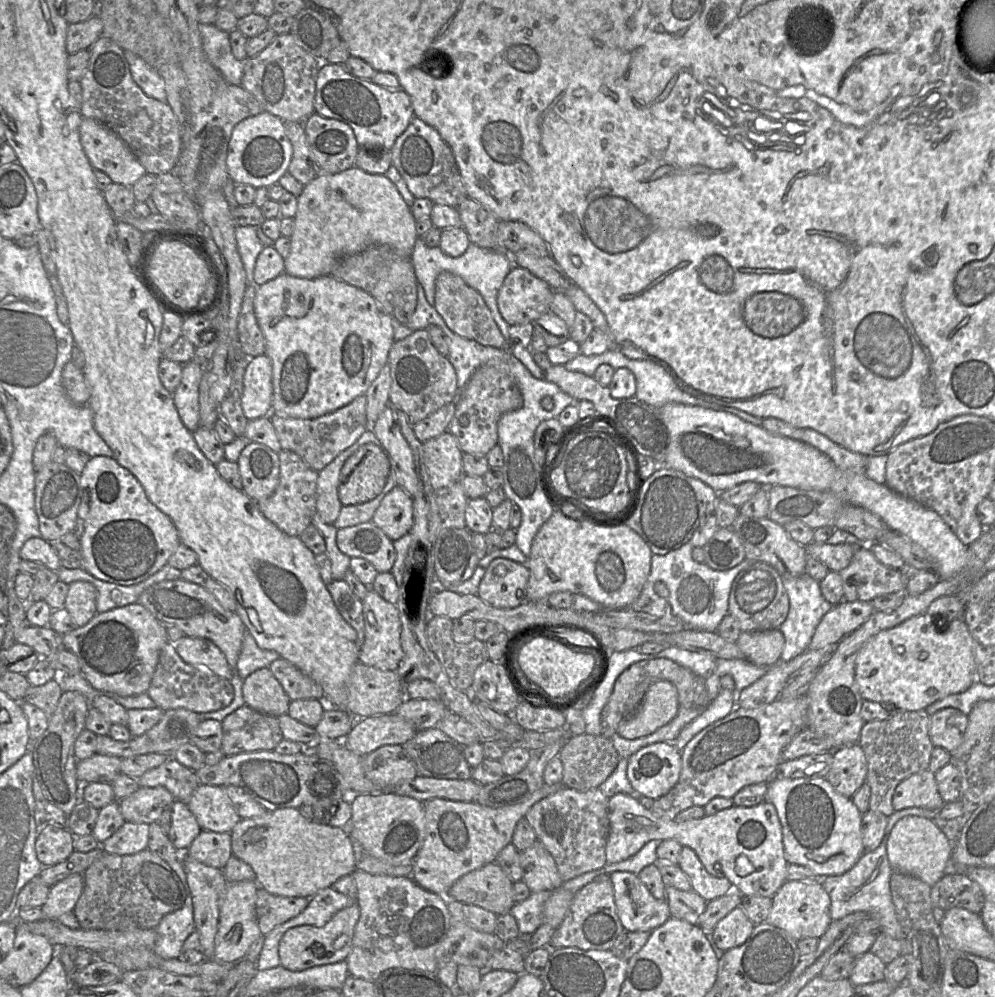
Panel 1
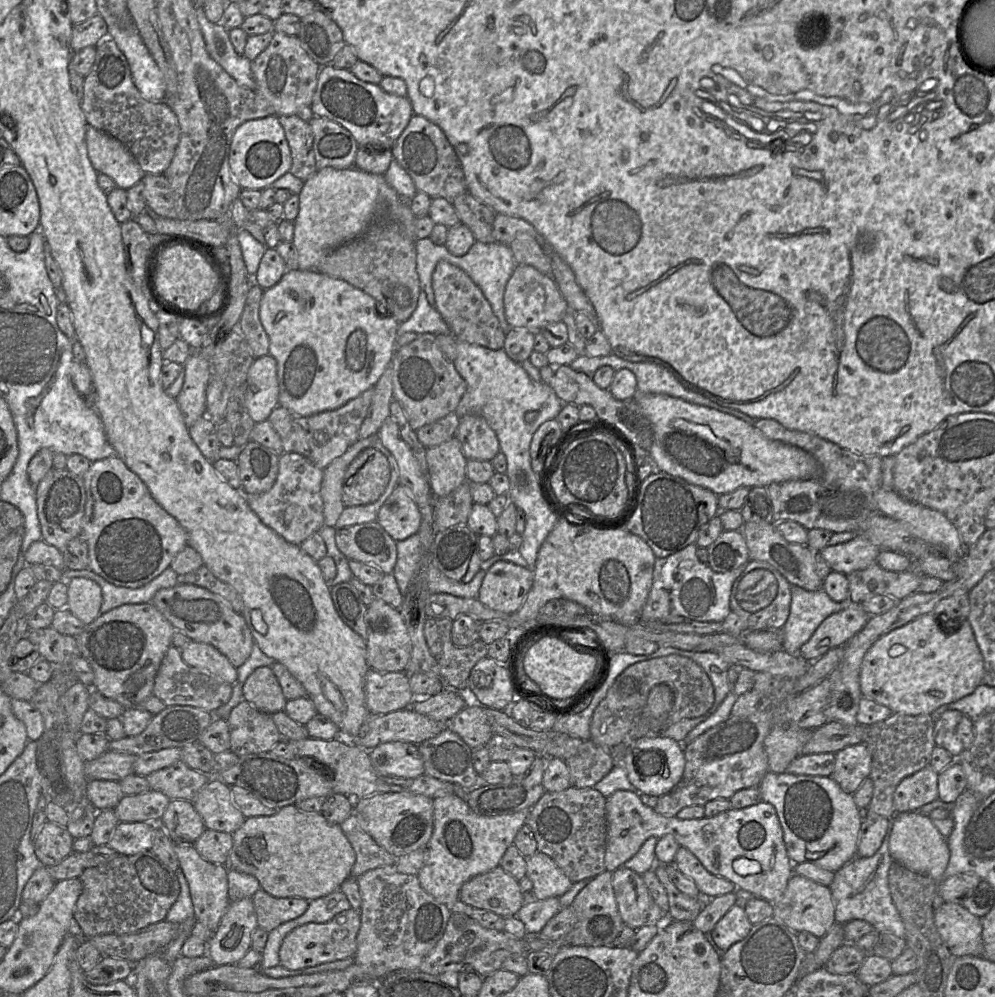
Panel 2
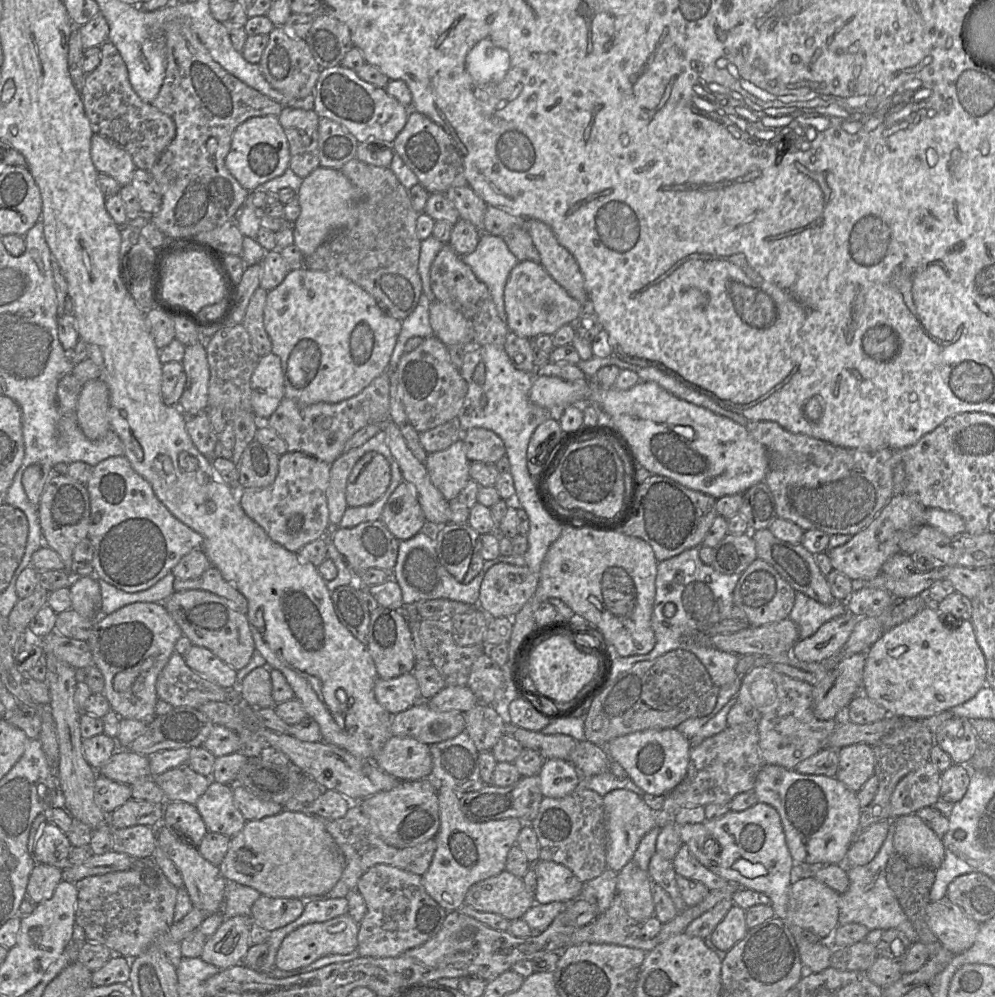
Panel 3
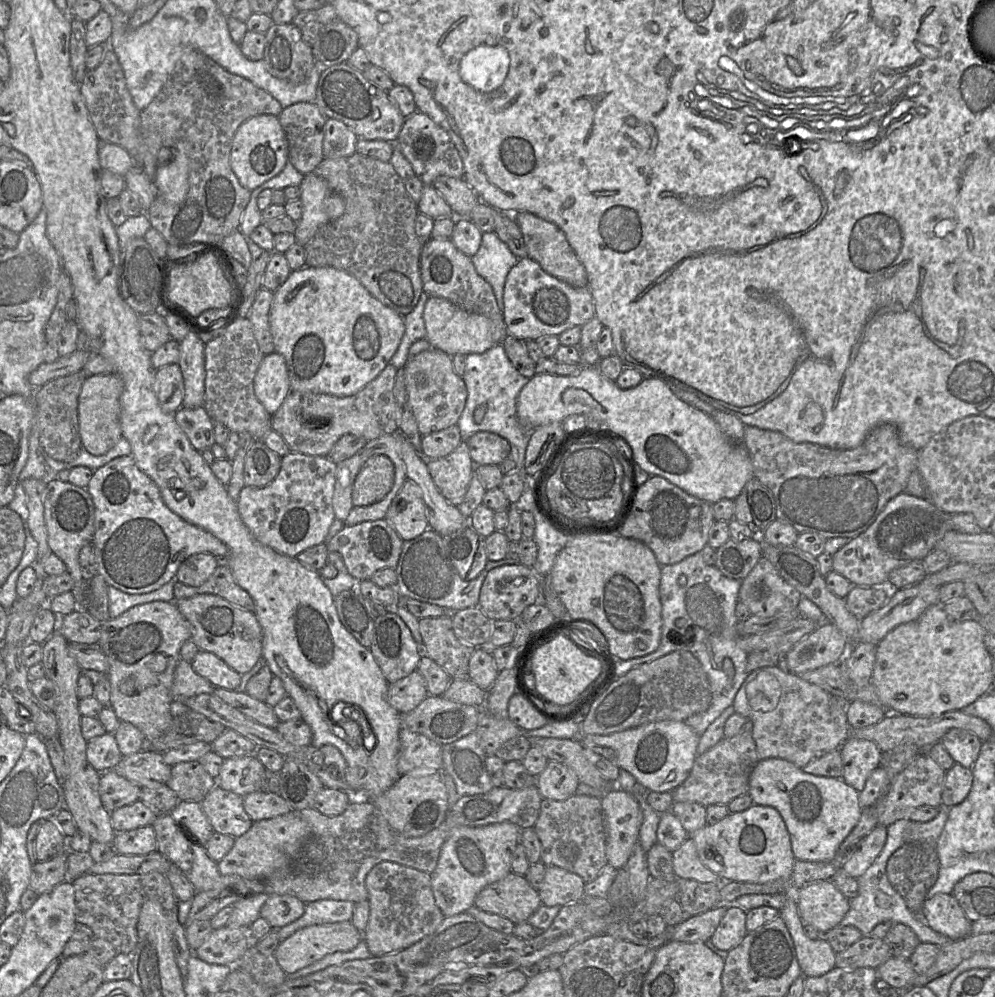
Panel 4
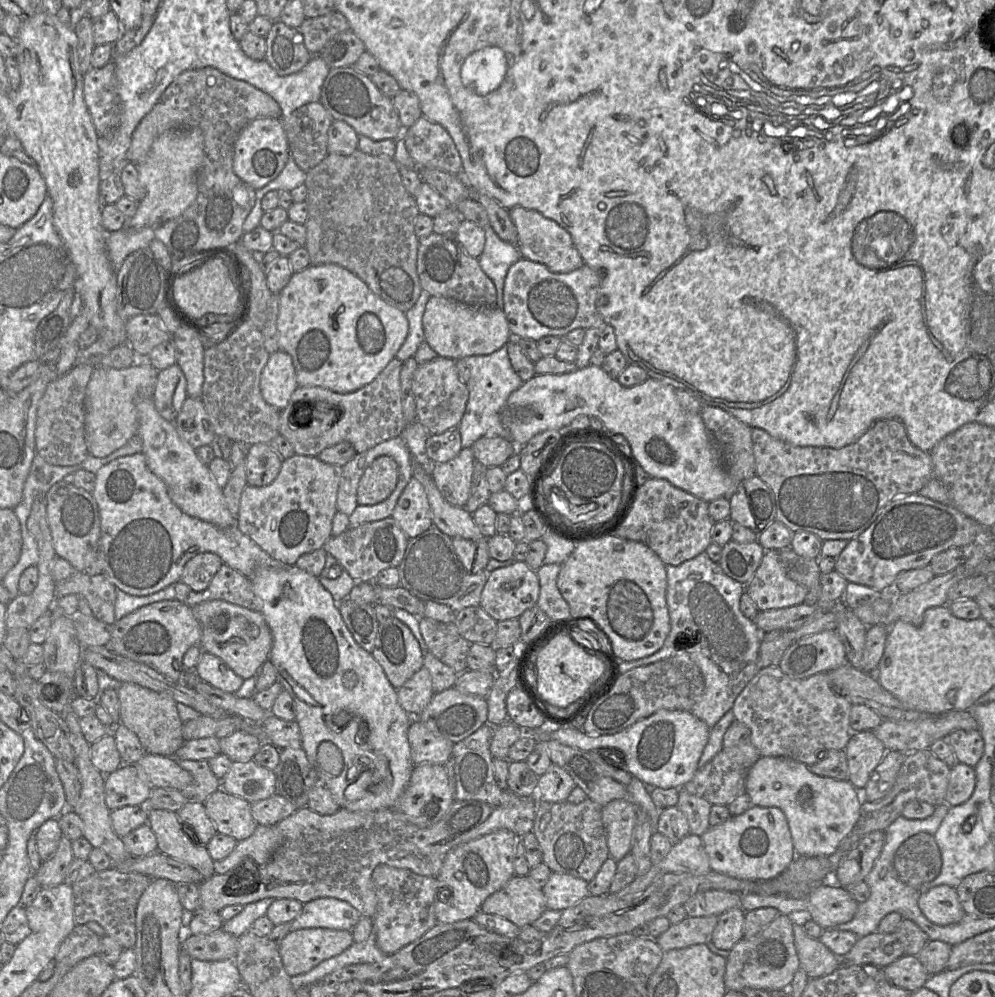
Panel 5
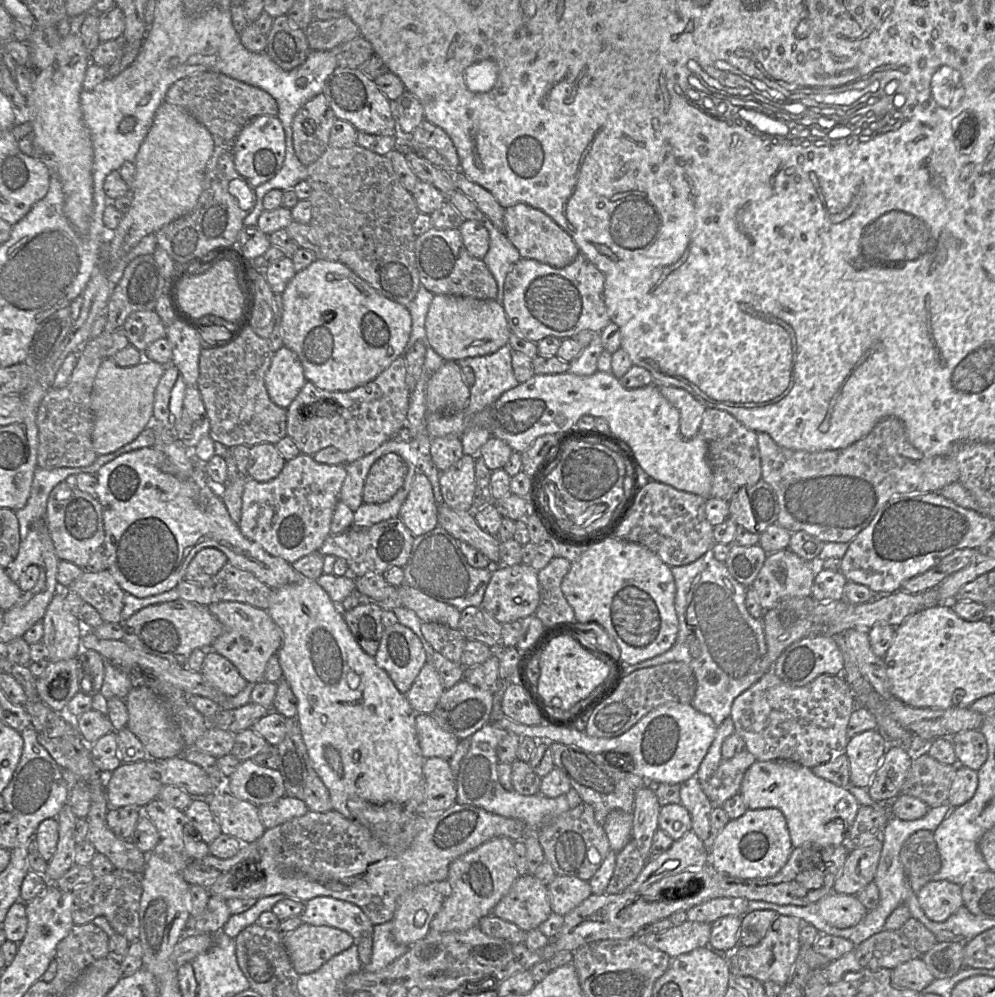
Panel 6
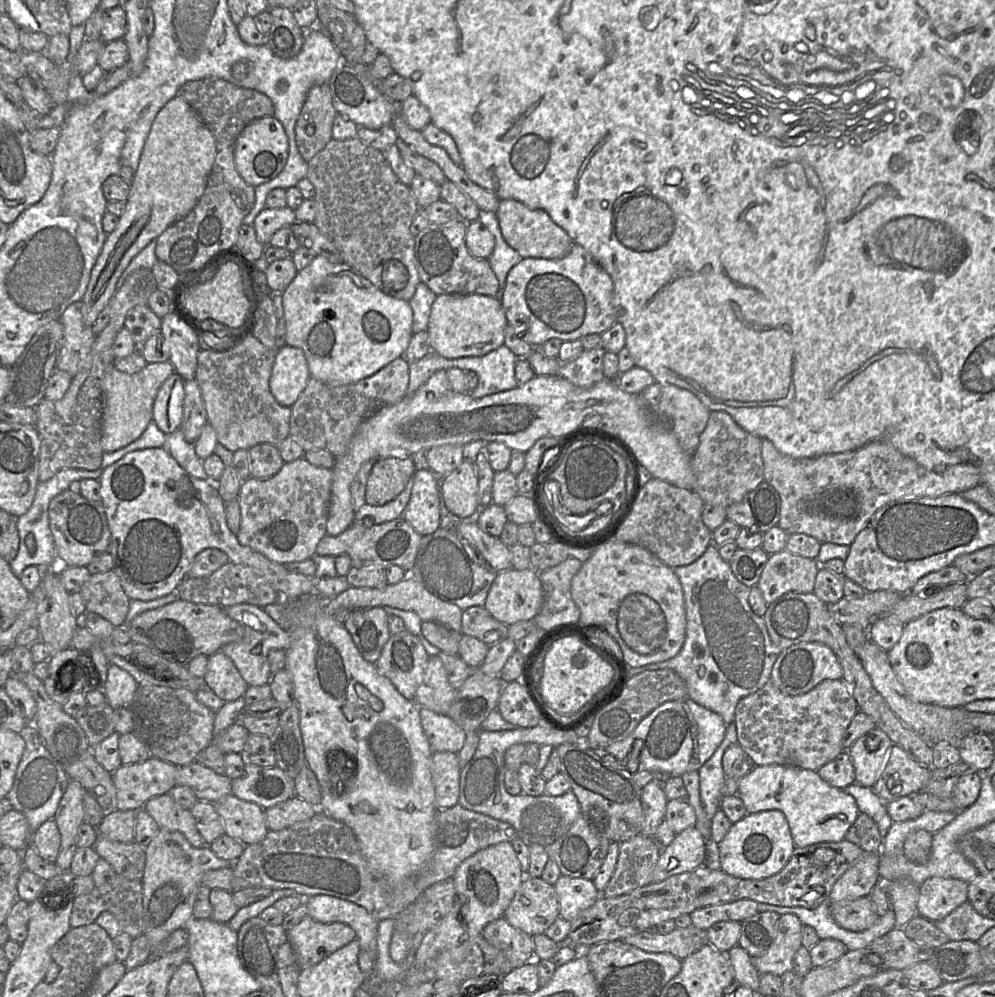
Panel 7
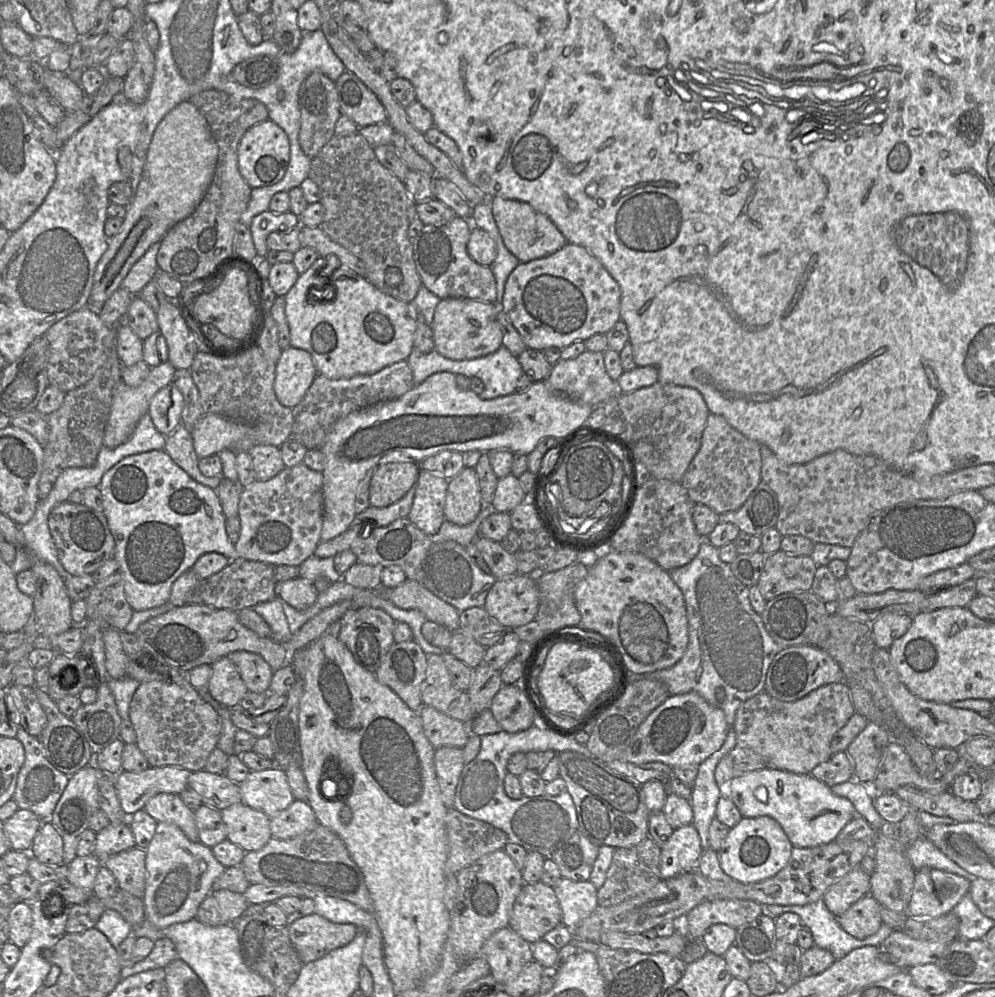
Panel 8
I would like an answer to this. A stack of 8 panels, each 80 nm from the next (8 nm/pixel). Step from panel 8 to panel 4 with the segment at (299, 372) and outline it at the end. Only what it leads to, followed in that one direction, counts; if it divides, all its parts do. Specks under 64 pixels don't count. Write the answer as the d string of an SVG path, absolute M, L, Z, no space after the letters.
M277 352L265 355L254 377L254 393L257 399L273 416L290 391L285 358Z

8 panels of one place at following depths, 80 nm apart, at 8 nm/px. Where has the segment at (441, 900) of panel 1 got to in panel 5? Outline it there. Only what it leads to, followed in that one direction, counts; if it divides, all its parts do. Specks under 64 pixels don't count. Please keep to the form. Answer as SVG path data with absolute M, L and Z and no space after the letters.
M380 864L372 873L372 882L378 897L377 912L372 918L373 931L376 933L378 948L386 955L398 952L416 941L438 923L435 915L435 899L438 891L443 887L447 887L443 886L437 877L421 876L409 869Z

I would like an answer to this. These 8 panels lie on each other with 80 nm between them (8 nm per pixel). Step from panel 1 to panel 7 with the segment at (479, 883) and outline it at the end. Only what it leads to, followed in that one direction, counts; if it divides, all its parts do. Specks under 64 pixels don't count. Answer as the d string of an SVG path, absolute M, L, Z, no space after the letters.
M524 875L524 879L507 907L504 918L513 927L531 936L543 934L559 917L559 903L554 886L540 877Z

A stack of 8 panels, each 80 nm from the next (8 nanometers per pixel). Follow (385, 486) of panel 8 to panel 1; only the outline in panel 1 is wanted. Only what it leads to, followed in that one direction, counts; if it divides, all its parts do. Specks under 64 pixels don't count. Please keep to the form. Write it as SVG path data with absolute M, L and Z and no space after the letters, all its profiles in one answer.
M365 443L344 462L338 485L343 506L374 499L382 491L390 471L390 459L380 445Z

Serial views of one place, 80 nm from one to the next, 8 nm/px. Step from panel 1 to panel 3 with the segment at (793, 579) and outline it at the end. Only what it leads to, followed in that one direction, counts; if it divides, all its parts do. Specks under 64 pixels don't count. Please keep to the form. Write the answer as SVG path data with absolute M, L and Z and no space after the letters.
M796 591L794 605L788 618L797 624L800 640L812 636L824 623L846 611L845 602L824 605Z

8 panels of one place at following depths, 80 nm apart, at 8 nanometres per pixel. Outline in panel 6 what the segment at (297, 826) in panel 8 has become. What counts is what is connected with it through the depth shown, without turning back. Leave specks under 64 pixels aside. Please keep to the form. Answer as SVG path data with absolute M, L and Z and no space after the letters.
M287 795L258 807L260 821L266 830L300 817L308 811L309 809L302 799Z

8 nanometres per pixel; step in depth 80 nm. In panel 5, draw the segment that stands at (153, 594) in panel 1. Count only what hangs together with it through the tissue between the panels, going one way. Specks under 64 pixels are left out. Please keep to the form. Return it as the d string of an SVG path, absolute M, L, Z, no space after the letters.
M224 600L202 602L193 606L192 611L202 627L199 646L203 652L223 660L244 680L252 677L269 659L273 636L260 611L252 611Z

